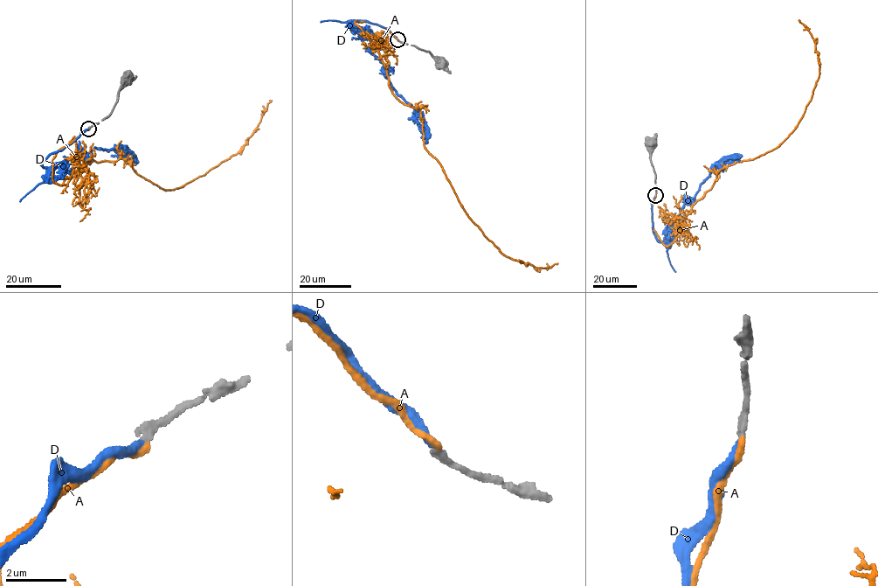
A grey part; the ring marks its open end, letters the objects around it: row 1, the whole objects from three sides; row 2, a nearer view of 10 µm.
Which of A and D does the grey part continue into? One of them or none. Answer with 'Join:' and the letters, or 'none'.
Join: D

